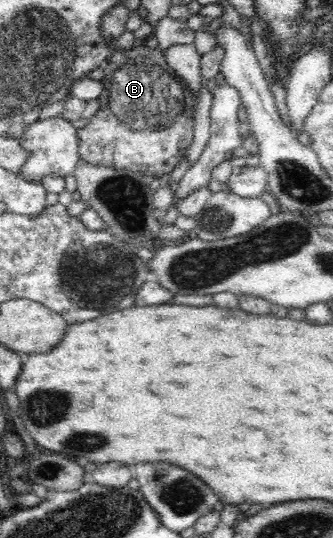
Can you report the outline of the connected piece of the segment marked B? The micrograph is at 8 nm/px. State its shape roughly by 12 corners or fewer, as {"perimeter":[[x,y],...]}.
{"perimeter":[[163,51],[111,53],[76,130],[95,166],[170,174],[192,96]]}

